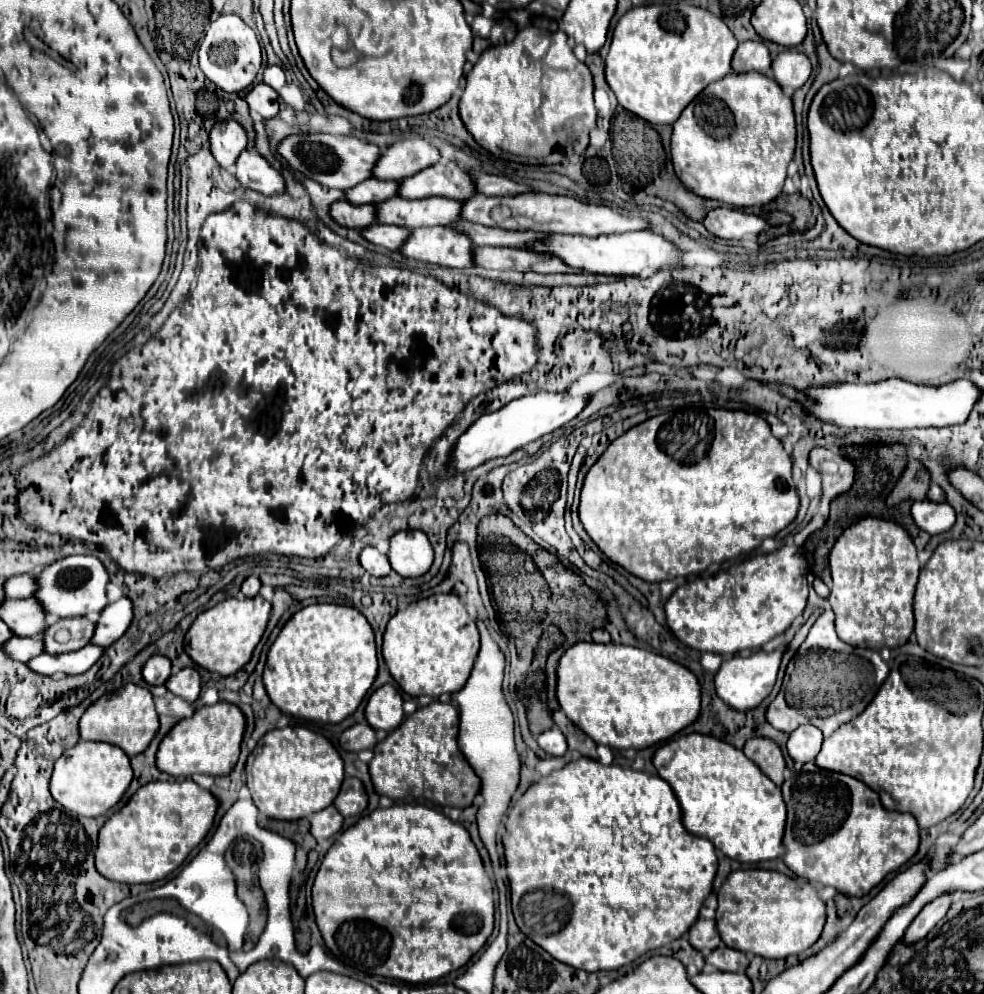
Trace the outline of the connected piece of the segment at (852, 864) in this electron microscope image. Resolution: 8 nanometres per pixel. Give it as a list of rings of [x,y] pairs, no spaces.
[[[796,763],[790,789],[784,781],[782,795],[788,807],[784,863],[810,883],[836,887],[848,897],[862,897],[918,851],[916,817],[886,809],[878,793],[850,775],[822,769],[816,763]]]

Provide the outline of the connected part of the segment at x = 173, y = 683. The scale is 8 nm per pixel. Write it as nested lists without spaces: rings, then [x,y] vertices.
[[[186,667],[176,675],[172,675],[166,681],[166,687],[186,701],[196,701],[200,695],[200,673],[194,667]]]

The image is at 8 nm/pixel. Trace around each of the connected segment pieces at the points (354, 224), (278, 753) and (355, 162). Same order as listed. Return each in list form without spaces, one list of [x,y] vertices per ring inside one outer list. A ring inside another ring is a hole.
[[[336,201],[330,207],[330,215],[342,227],[358,229],[358,231],[362,231],[368,225],[372,225],[372,223],[378,221],[376,205],[352,205],[350,201]]]
[[[290,725],[266,733],[246,761],[246,785],[260,813],[272,819],[296,821],[330,807],[344,779],[344,761],[336,747],[308,727]]]
[[[296,133],[286,137],[278,145],[278,153],[290,163],[294,171],[300,171],[314,181],[328,185],[332,189],[348,191],[356,187],[358,183],[372,177],[372,171],[380,159],[380,147],[362,143],[356,137],[344,137],[344,135],[330,135],[330,133]]]

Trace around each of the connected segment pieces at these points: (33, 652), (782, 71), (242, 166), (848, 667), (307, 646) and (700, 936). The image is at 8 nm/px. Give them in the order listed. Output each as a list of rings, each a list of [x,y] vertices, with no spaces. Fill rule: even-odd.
[[[14,637],[4,645],[8,657],[28,663],[44,653],[44,641],[40,637]]]
[[[784,51],[774,59],[772,71],[774,71],[774,79],[780,87],[800,89],[808,81],[808,77],[812,73],[812,65],[804,53]]]
[[[246,149],[238,157],[236,177],[244,187],[260,191],[262,195],[284,195],[286,181],[278,169],[274,169],[258,151]]]
[[[826,607],[790,661],[782,689],[766,709],[766,721],[784,733],[792,733],[796,727],[810,723],[818,727],[824,737],[830,737],[840,725],[858,717],[870,705],[888,677],[888,671],[888,663],[882,661],[878,651],[852,647],[836,635],[834,611]],[[812,699],[824,699],[822,707],[810,707]]]
[[[318,603],[292,615],[268,651],[264,687],[284,715],[314,723],[342,723],[350,717],[378,675],[376,641],[366,617],[344,605]]]
[[[700,917],[690,929],[690,943],[698,951],[714,951],[720,945],[720,935],[716,931],[714,919]]]

